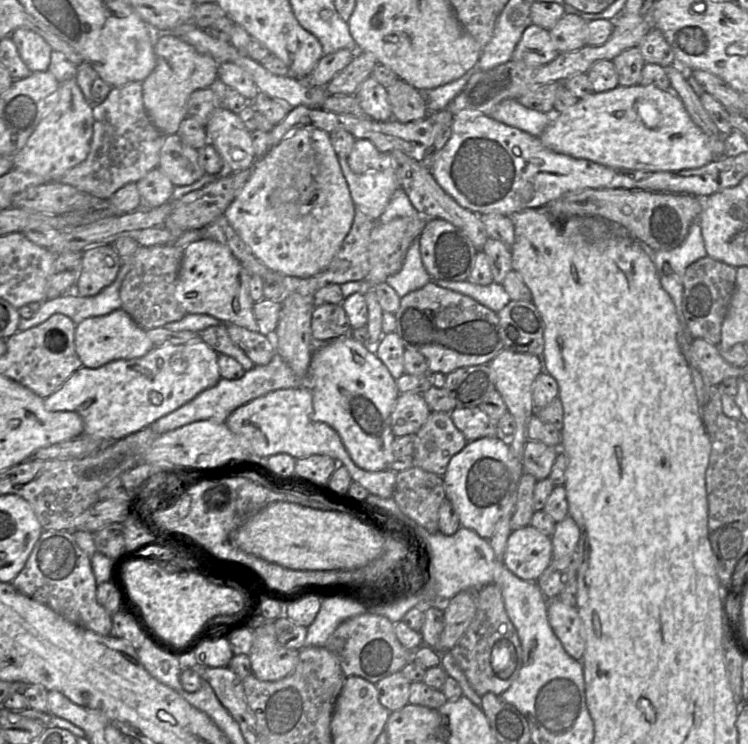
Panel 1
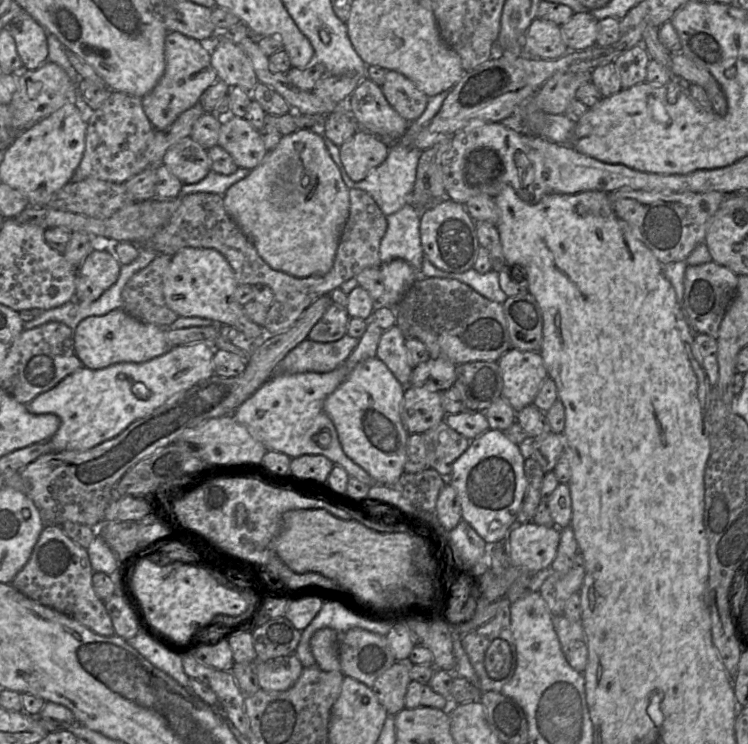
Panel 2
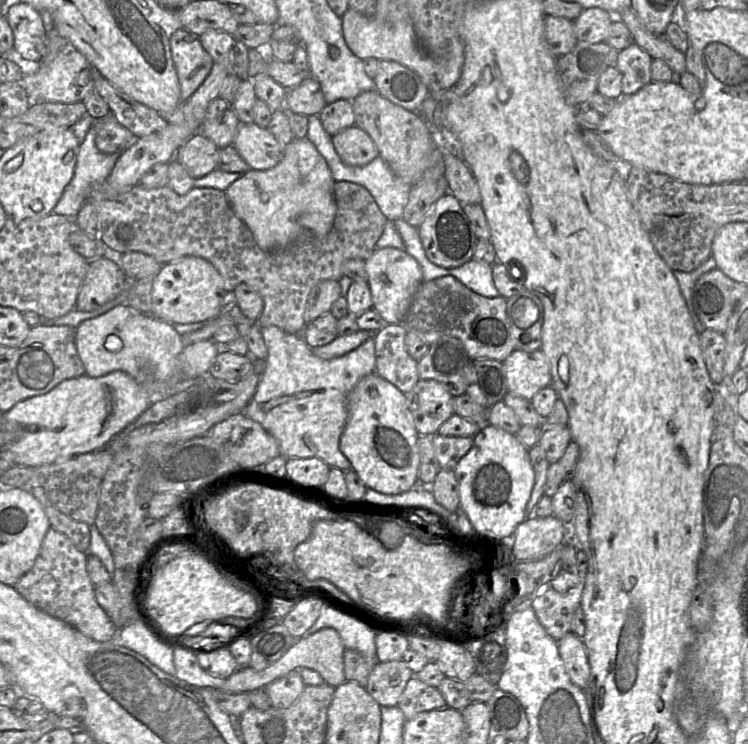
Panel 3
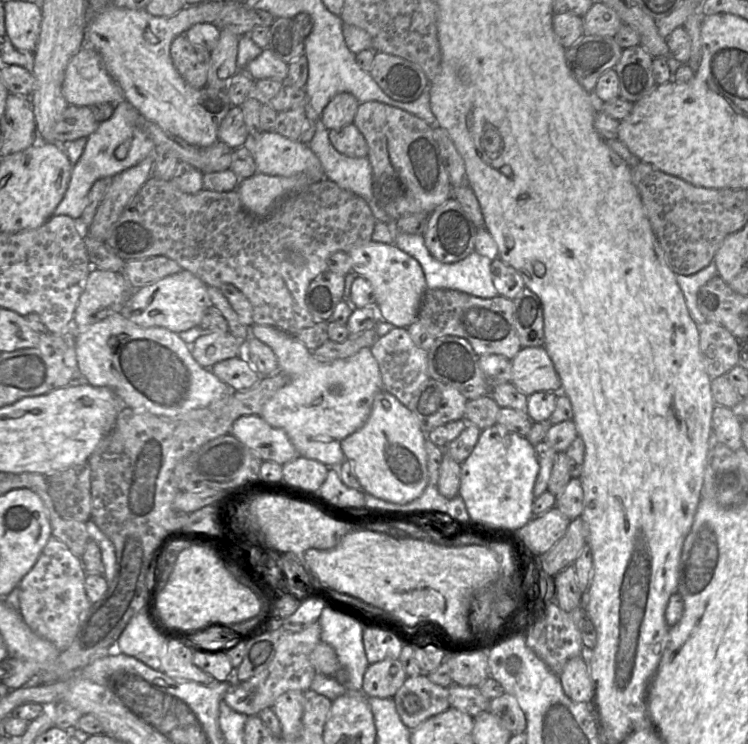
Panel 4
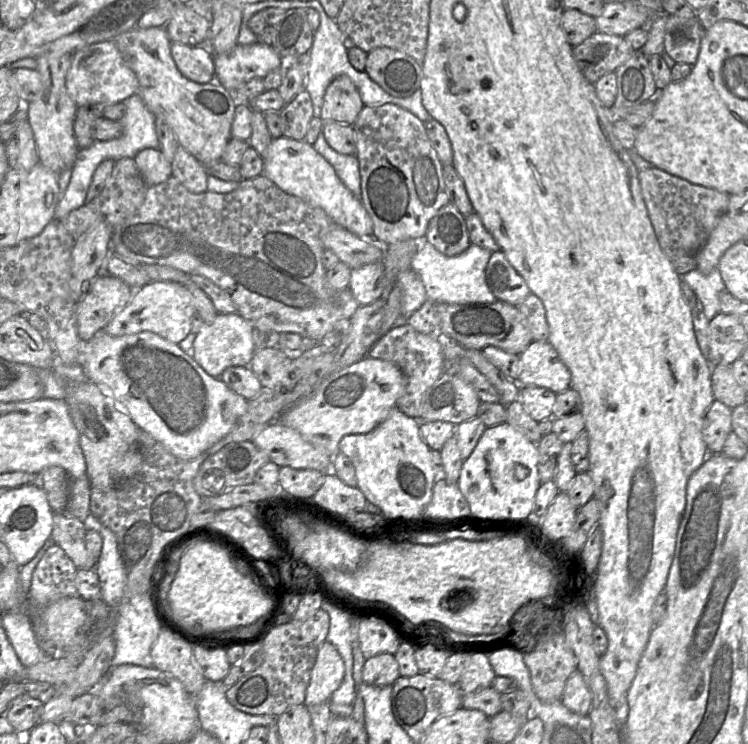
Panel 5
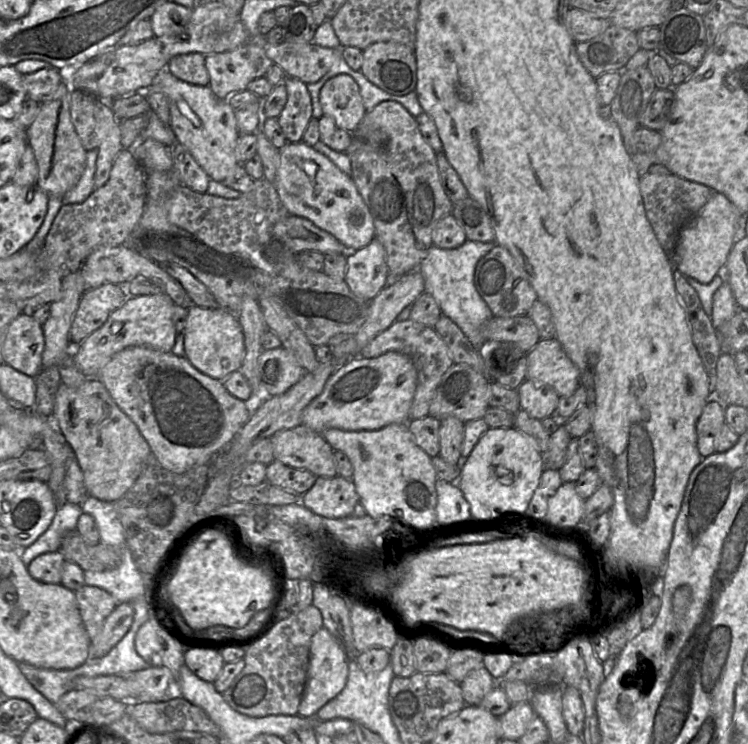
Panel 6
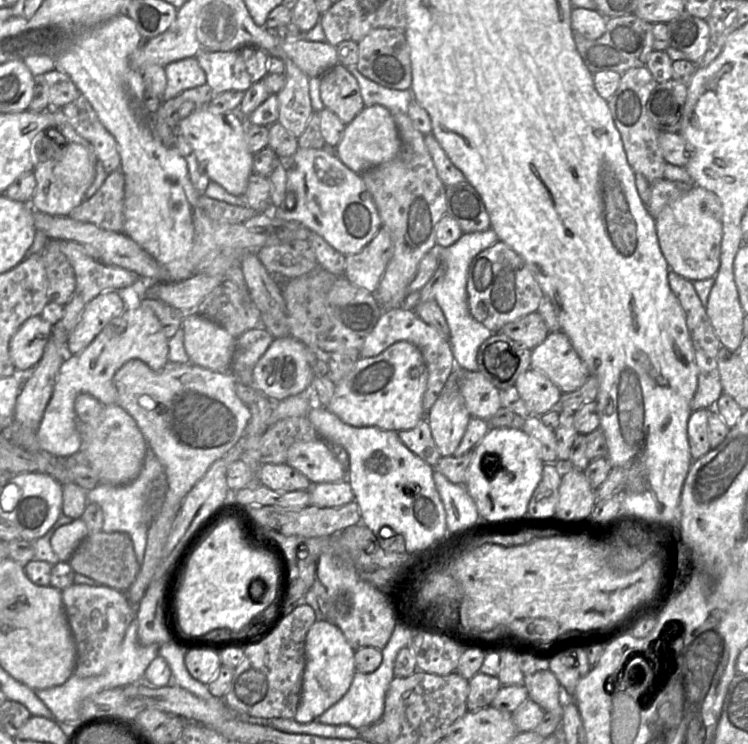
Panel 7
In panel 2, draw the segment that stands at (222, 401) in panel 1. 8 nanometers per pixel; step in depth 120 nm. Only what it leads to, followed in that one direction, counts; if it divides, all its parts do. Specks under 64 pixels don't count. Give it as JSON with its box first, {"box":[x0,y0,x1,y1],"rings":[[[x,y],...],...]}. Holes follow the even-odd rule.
{"box":[273,334,359,375],"rings":[[[348,334],[334,342],[300,342],[276,365],[273,375],[305,372],[326,373],[343,363],[359,343]]]}

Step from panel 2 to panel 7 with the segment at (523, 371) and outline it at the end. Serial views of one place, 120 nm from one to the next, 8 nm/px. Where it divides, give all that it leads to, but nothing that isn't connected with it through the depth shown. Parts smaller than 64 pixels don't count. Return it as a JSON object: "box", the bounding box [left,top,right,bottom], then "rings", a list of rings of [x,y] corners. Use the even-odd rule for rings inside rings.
{"box":[531,331,590,393],"rings":[[[562,331],[549,333],[541,344],[532,349],[531,369],[546,375],[562,393],[578,390],[590,376],[586,364],[575,351],[568,336]]]}

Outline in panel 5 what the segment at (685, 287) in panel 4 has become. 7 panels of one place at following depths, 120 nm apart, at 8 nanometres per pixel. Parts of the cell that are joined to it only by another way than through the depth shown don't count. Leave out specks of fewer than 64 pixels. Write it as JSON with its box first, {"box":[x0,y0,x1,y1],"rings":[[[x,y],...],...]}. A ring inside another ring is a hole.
{"box":[682,268,726,321],"rings":[[[718,268],[708,275],[692,270],[683,275],[682,280],[696,293],[707,319],[711,321],[720,312],[720,295],[726,290]]]}

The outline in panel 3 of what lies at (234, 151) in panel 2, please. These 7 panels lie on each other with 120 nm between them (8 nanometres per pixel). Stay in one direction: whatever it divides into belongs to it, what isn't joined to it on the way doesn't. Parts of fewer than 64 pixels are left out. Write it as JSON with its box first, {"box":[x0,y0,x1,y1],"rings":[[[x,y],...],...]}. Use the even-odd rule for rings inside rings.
{"box":[232,123,285,170],"rings":[[[255,123],[241,124],[232,146],[254,170],[267,170],[277,165],[285,149],[267,128]]]}

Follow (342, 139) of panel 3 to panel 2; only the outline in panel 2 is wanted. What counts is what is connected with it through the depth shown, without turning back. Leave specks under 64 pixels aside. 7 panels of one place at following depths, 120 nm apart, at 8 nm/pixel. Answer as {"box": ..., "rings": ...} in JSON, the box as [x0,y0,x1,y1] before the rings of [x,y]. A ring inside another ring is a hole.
{"box":[339,128,389,182],"rings":[[[362,128],[339,146],[343,167],[355,182],[363,180],[372,169],[381,165],[389,149],[382,139]]]}

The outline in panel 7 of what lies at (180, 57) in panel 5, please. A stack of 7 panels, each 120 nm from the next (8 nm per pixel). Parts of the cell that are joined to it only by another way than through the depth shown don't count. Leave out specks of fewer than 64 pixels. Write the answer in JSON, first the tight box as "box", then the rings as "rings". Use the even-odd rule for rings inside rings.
{"box":[163,57,206,100],"rings":[[[195,57],[174,61],[165,66],[167,85],[163,100],[169,100],[185,90],[206,83],[206,74]]]}

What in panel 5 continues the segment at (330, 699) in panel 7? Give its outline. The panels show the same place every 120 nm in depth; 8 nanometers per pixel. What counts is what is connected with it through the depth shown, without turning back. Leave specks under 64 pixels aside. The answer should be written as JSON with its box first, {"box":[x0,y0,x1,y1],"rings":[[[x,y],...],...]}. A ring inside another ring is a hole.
{"box":[306,641,345,707],"rings":[[[324,641],[318,650],[306,689],[306,707],[328,702],[339,688],[345,673],[344,662],[336,648]]]}

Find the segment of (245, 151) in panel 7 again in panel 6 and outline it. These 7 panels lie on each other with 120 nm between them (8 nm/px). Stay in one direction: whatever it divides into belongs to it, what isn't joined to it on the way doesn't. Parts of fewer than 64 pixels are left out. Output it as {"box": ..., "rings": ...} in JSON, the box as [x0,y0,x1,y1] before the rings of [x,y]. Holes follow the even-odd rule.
{"box":[152,68,240,184],"rings":[[[167,68],[154,77],[152,87],[158,87],[168,98],[170,126],[176,142],[183,145],[210,179],[223,184],[240,164],[236,157],[240,133],[237,128],[235,109],[226,100],[218,99],[210,87],[198,86],[176,78]]]}

